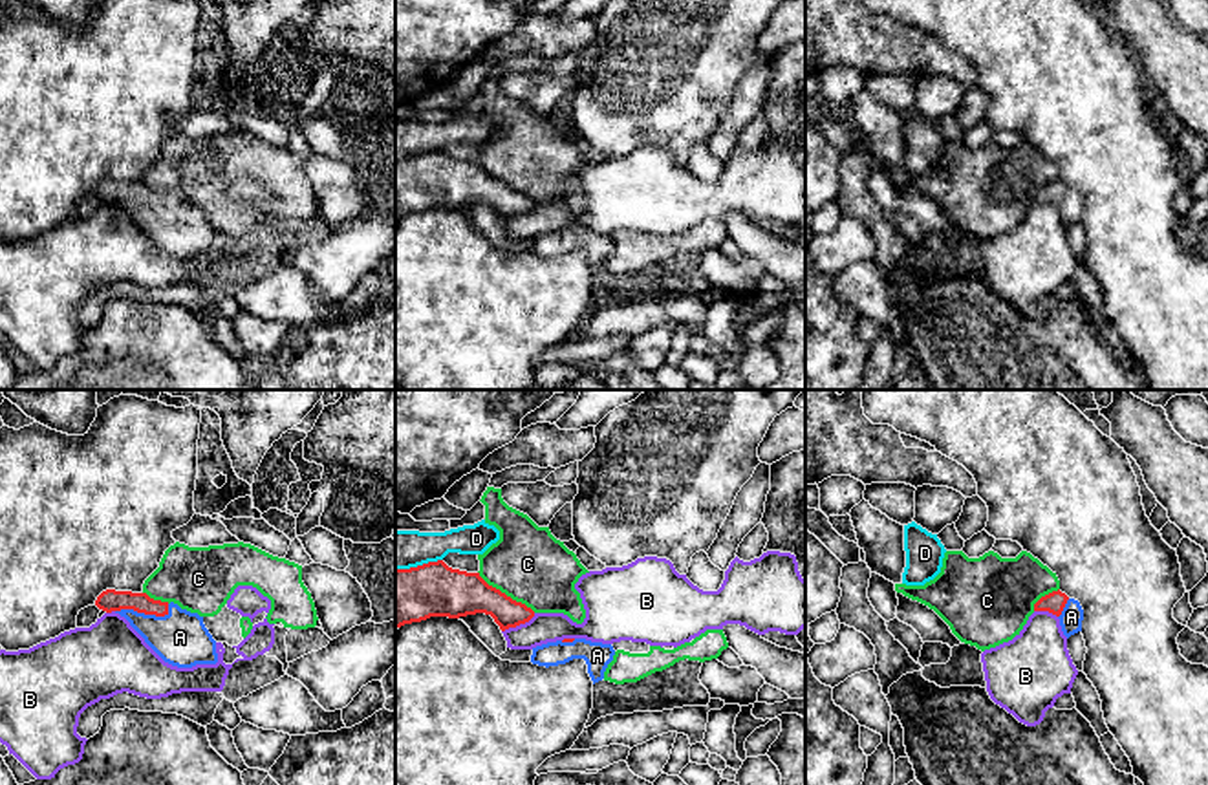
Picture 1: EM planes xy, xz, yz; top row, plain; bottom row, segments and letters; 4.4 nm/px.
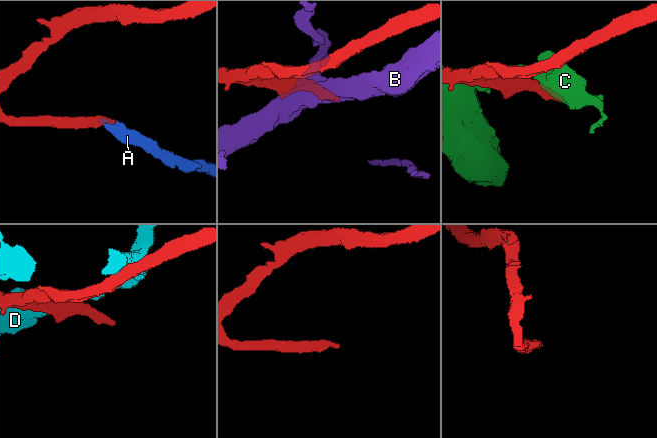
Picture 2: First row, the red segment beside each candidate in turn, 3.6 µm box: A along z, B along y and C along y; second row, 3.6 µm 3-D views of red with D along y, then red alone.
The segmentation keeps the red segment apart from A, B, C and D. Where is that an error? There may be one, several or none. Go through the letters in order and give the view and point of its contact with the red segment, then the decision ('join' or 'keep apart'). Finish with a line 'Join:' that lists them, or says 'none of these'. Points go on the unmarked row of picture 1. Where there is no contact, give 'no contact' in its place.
A: xy (145, 204) | join
B: xz (518, 215) | keep apart
C: xz (504, 183) | keep apart
D: xz (418, 156) | keep apart
Join: A

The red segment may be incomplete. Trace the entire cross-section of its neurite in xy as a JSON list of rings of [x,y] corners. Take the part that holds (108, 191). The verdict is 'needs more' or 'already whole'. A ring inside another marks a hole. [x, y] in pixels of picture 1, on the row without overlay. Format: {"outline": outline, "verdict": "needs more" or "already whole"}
{"outline": [[[102,181],[95,196],[106,203],[119,203],[168,254],[192,258],[216,254],[216,231],[203,214],[203,207],[181,199],[174,192],[150,188],[146,183]]], "verdict": "needs more"}

